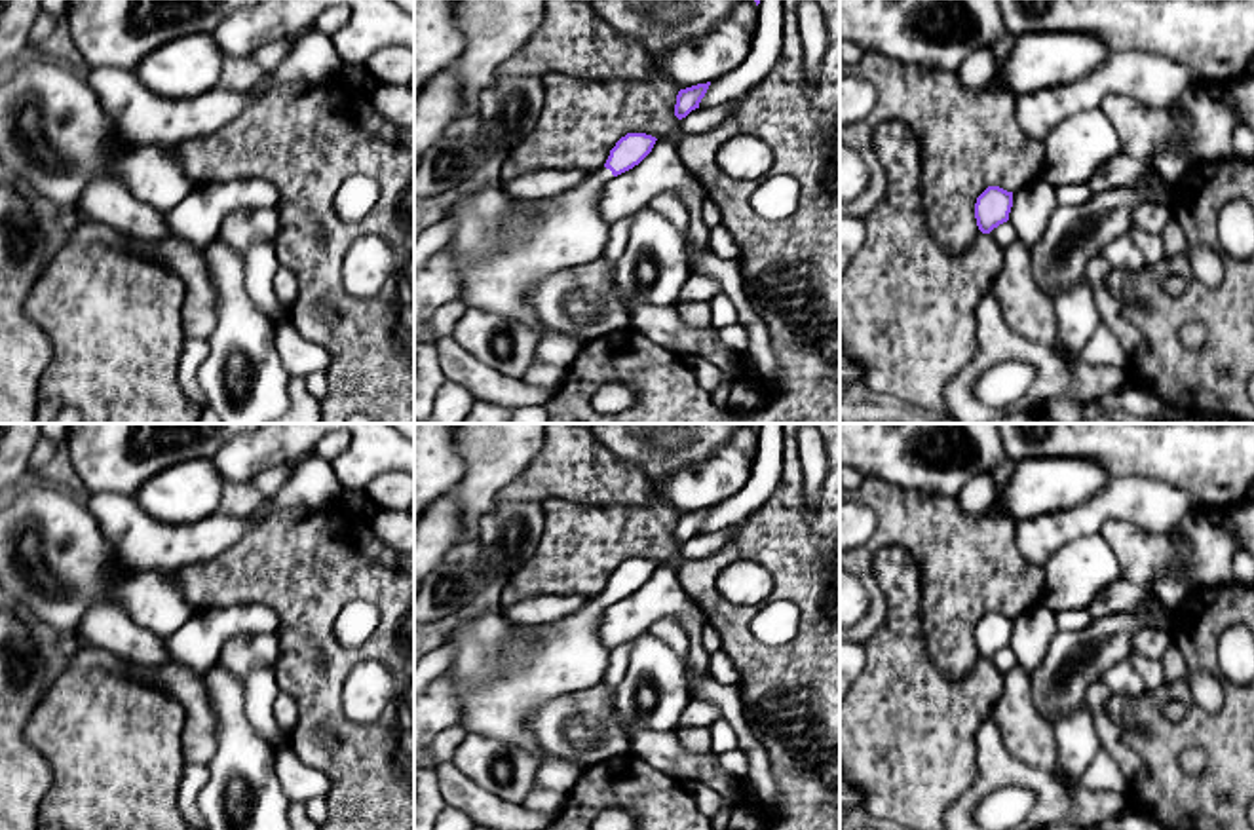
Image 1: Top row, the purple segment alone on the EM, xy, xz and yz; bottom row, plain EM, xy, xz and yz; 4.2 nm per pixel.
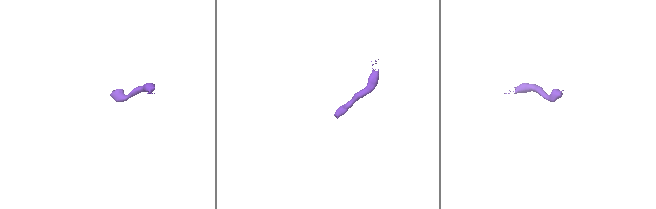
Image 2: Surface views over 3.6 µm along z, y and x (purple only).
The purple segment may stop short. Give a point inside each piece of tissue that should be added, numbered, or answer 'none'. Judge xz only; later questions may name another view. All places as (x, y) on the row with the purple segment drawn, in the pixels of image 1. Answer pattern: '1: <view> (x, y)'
1: xz (504, 245)

